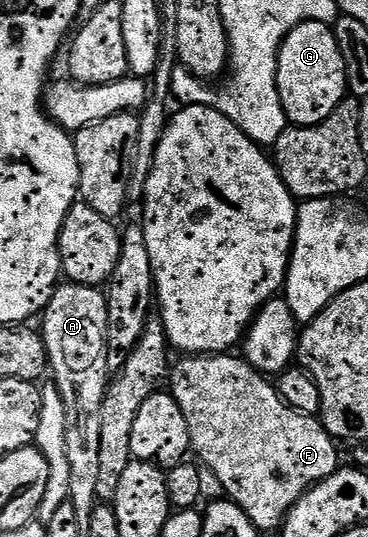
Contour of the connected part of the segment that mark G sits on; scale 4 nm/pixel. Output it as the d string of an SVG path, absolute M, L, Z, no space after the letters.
M308 21L296 25L296 29L288 33L288 37L282 42L282 48L278 50L278 92L287 120L295 127L311 127L324 121L334 112L336 105L340 105L340 101L347 98L346 66L331 24Z

